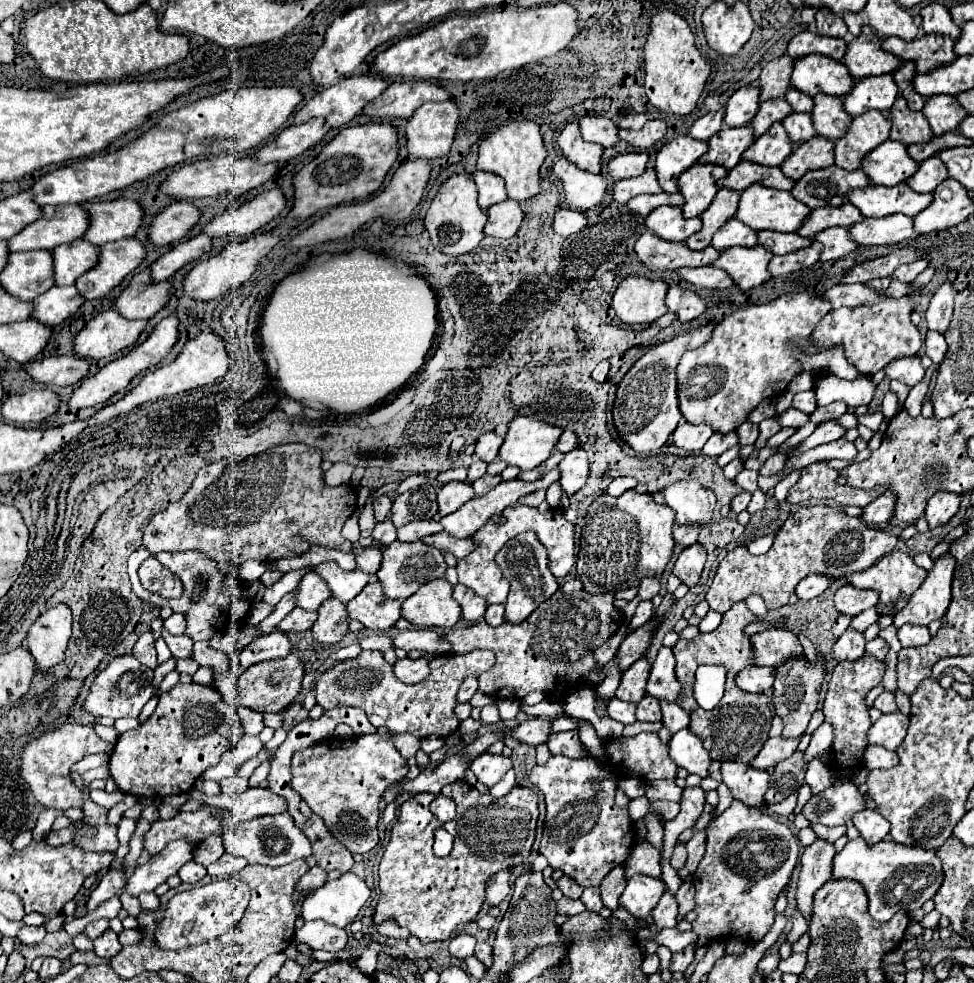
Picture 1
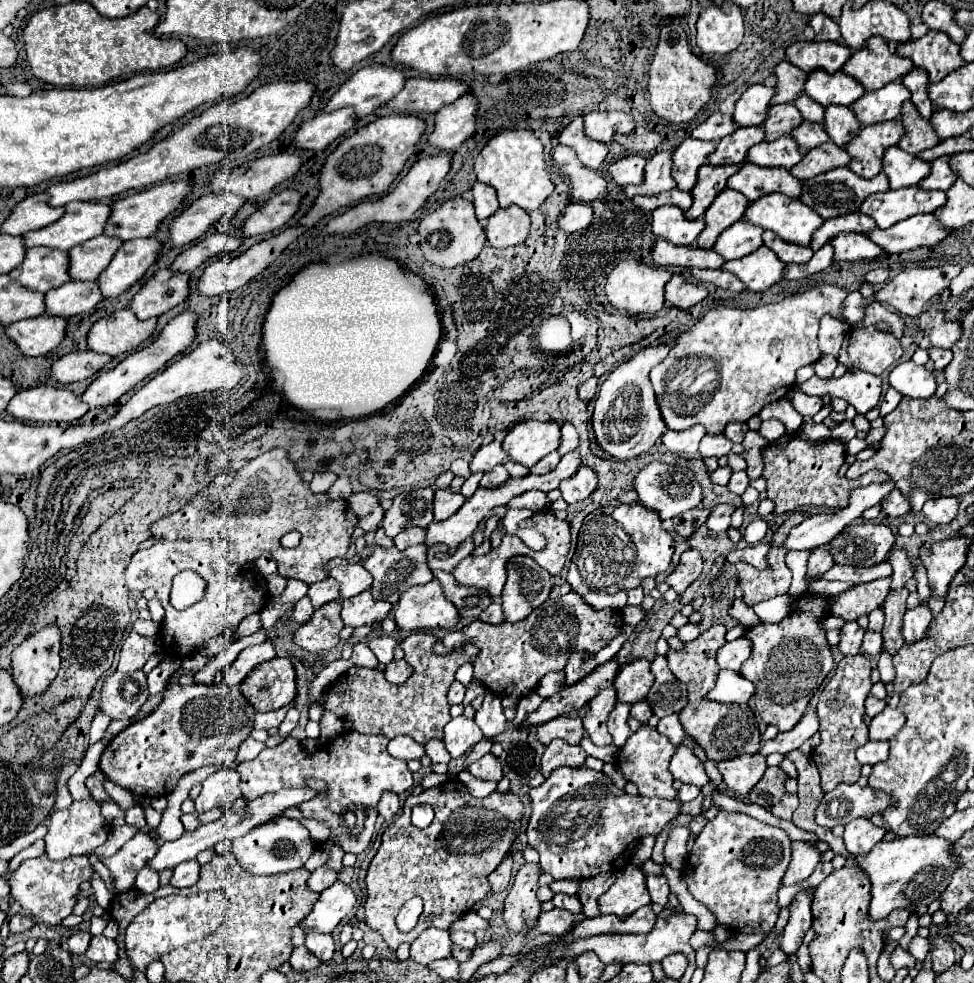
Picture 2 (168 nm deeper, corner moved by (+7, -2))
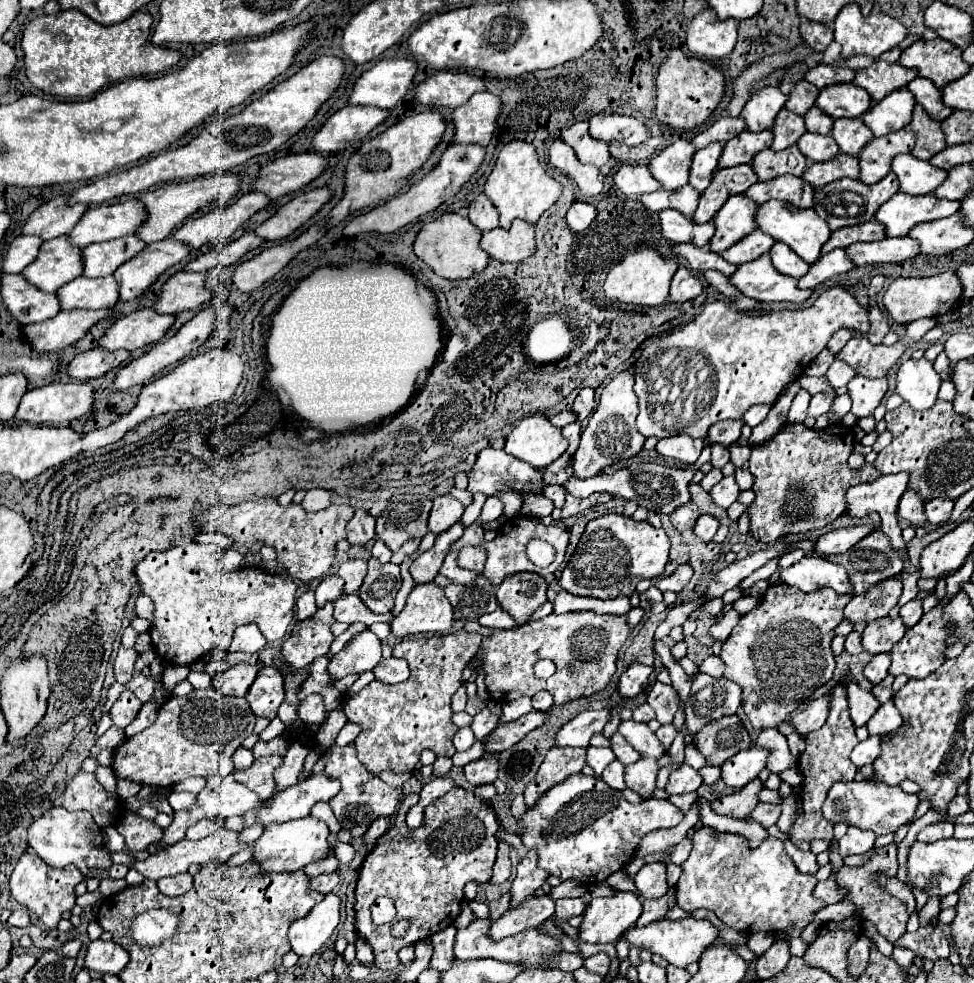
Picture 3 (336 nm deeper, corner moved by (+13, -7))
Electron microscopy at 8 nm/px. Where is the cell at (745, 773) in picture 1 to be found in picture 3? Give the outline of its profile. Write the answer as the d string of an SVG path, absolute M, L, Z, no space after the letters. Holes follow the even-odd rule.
M756 745L736 753L734 757L730 757L730 761L722 765L724 783L732 789L742 789L742 785L756 779L758 773L766 767L768 755L768 749L760 749Z

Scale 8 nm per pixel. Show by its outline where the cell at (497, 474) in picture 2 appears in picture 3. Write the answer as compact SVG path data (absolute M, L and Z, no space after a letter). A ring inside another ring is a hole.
M502 493L502 501L504 501L504 515L506 517L516 517L522 509L520 497L514 497L514 493Z

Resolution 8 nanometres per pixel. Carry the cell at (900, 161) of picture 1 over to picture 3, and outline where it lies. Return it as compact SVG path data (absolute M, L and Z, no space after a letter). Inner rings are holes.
M912 155L894 157L892 171L900 179L900 191L908 195L928 195L948 177L946 171L932 167L928 161L920 161Z

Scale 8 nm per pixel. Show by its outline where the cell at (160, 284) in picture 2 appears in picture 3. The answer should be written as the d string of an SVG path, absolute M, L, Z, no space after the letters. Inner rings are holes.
M178 271L164 283L160 299L154 305L154 309L158 313L176 315L186 309L202 307L212 297L214 297L214 293L210 289L206 289L206 273Z

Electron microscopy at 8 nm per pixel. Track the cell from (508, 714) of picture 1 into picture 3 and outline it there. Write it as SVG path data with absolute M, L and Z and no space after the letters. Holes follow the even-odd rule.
M520 697L520 699L514 699L510 703L504 703L502 705L502 715L500 715L497 726L514 721L518 717L530 713L530 711L532 711L532 705L530 705L530 699L528 697Z

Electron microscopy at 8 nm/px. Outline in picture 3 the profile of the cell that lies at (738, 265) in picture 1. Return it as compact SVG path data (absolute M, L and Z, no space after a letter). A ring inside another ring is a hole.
M768 253L740 265L738 271L730 275L730 283L738 287L746 297L752 297L756 301L788 301L802 305L812 297L812 291L798 289L798 279L778 273Z

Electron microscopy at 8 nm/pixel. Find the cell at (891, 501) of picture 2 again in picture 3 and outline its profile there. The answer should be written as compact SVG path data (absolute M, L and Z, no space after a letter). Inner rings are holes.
M908 489L902 495L902 501L898 505L898 517L908 519L914 527L920 527L926 523L926 515L924 515L924 501L918 495L918 491Z

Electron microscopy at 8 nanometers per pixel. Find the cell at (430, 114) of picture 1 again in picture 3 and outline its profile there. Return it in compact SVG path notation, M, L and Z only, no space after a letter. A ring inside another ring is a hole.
M482 91L470 97L464 105L454 109L454 125L456 125L456 143L480 143L488 145L496 121L500 117L500 97Z

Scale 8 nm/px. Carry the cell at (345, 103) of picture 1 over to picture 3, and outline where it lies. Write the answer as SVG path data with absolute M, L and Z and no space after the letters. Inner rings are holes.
M382 59L356 81L348 103L392 109L404 99L416 75L418 65L412 59Z

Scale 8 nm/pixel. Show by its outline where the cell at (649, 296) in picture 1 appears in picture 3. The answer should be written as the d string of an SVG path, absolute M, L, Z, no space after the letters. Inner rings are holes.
M640 249L610 269L604 281L604 293L612 301L620 301L626 305L638 305L644 309L658 307L668 297L670 279L676 269L678 269L676 259L664 259L662 253L656 249Z

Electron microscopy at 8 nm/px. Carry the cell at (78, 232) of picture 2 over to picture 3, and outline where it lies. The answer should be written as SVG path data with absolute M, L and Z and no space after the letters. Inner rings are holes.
M130 199L126 203L114 205L100 205L96 209L88 209L88 213L82 217L82 221L78 221L78 225L68 237L78 247L118 239L136 233L146 221L146 217L148 213L146 207L142 207L140 199Z

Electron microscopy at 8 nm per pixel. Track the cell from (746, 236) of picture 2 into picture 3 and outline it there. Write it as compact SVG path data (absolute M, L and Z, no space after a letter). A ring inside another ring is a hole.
M756 229L754 233L750 233L750 237L744 237L738 245L732 245L730 249L726 249L726 251L722 253L722 257L724 257L728 263L742 265L742 263L754 261L756 257L768 253L774 243L776 243L774 237L770 237L768 233Z

